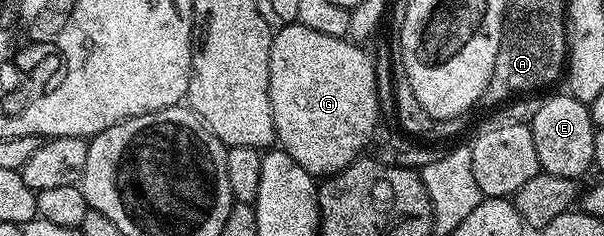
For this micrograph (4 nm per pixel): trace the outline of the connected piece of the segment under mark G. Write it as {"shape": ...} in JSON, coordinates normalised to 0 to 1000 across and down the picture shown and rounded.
{"shape":[[[495,93],[460,119],[450,144],[445,225],[445,428],[452,462],[455,581],[465,636],[478,648],[478,665],[485,665],[485,682],[492,682],[492,699],[498,699],[498,716],[510,725],[517,750],[540,750],[556,742],[560,725],[570,725],[579,691],[603,653],[601,619],[613,597],[614,568],[627,521],[627,352],[621,339],[621,267],[594,199],[599,195],[579,161],[545,157],[545,140],[525,140],[525,123],[512,123]]]}

